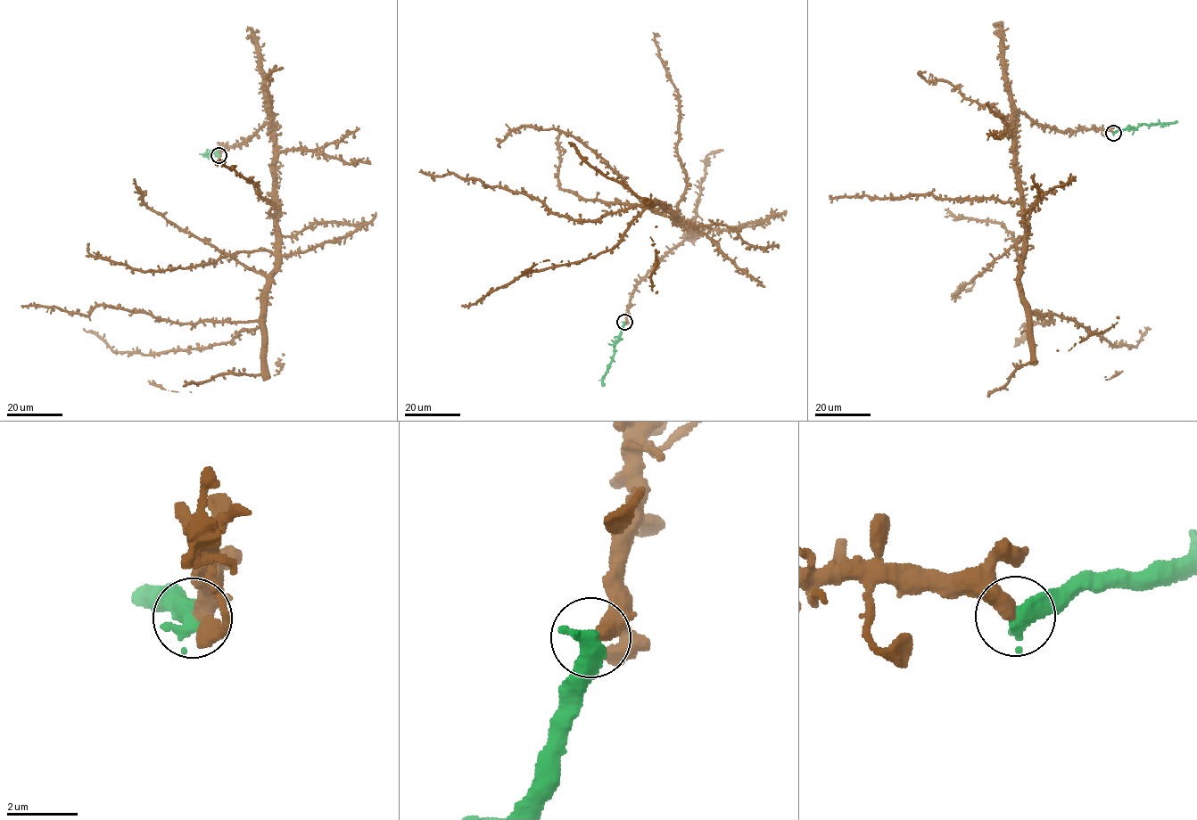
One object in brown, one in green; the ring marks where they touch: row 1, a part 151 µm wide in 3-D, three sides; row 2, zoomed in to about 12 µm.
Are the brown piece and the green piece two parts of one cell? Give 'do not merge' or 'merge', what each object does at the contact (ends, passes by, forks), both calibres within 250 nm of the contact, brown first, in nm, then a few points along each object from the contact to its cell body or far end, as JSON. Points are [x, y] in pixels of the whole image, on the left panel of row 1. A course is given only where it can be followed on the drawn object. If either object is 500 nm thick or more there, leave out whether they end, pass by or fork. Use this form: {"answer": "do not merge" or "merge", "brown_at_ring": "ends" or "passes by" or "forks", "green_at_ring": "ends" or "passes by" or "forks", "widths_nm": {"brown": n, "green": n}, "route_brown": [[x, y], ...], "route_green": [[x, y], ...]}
{"answer": "merge", "widths_nm": {"brown": 440, "green": 600}, "route_brown": [[218, 155], [219, 146], [271, 127], [276, 250], [258, 320], [185, 323], [103, 305], [86, 315], [22, 307]], "route_green": [[218, 155], [210, 151], [203, 153]]}

